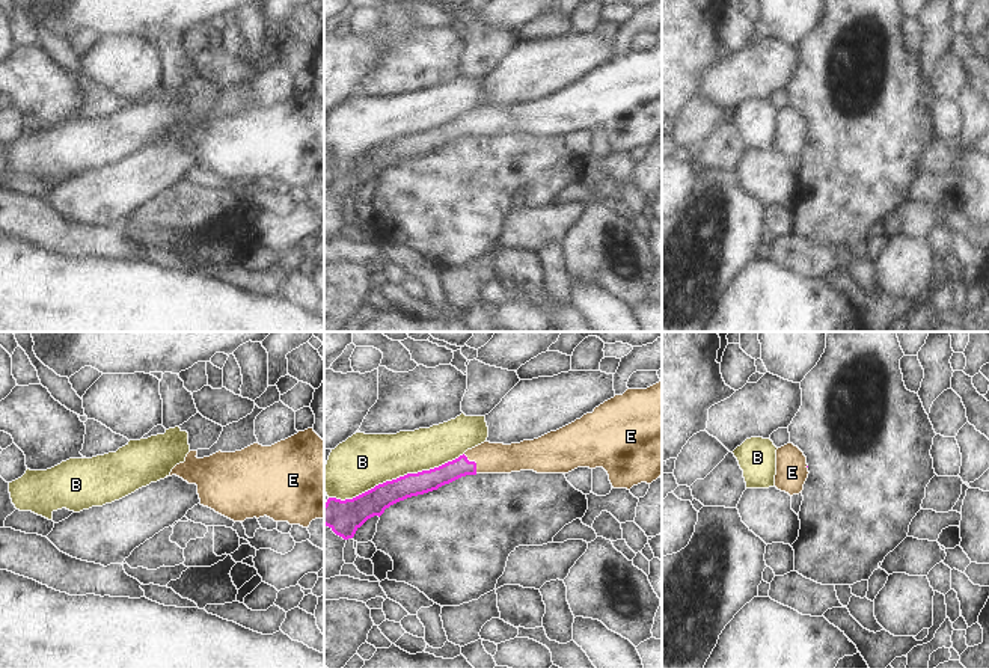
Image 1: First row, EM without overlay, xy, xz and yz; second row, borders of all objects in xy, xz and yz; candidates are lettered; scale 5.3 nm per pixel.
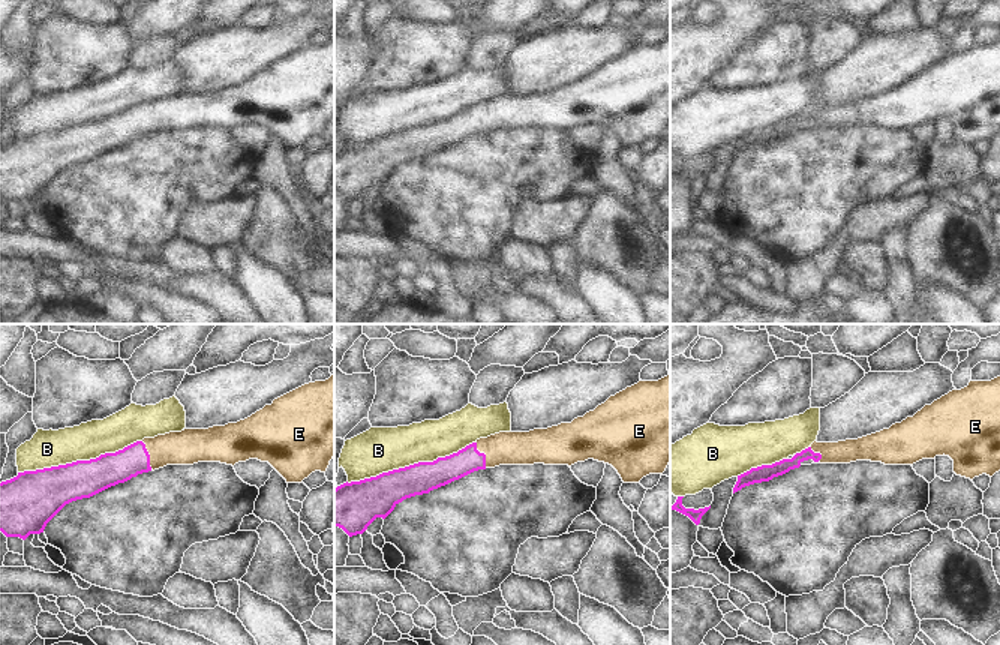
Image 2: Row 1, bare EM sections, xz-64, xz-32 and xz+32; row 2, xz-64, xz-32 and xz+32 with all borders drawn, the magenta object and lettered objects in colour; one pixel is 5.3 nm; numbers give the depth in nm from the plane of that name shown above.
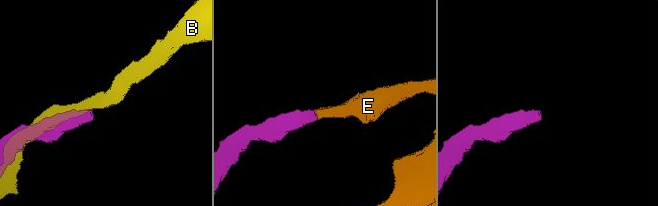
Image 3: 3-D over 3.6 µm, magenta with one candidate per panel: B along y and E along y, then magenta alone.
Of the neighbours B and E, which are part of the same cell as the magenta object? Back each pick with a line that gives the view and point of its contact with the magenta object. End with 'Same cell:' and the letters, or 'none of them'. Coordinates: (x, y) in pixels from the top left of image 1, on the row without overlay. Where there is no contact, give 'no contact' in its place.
E: meets magenta in xz at (474, 124)
Same cell: E

